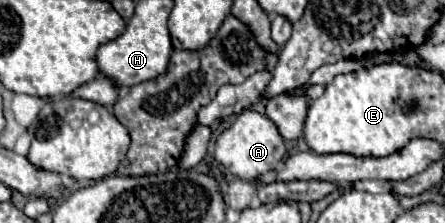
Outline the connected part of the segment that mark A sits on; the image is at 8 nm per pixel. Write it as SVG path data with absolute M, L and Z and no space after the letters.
M243 111L235 123L225 129L217 141L215 141L215 159L217 163L221 163L229 173L233 173L235 177L249 181L255 177L263 177L271 171L275 171L285 155L285 145L283 139L277 131L277 127L261 113L257 111Z

